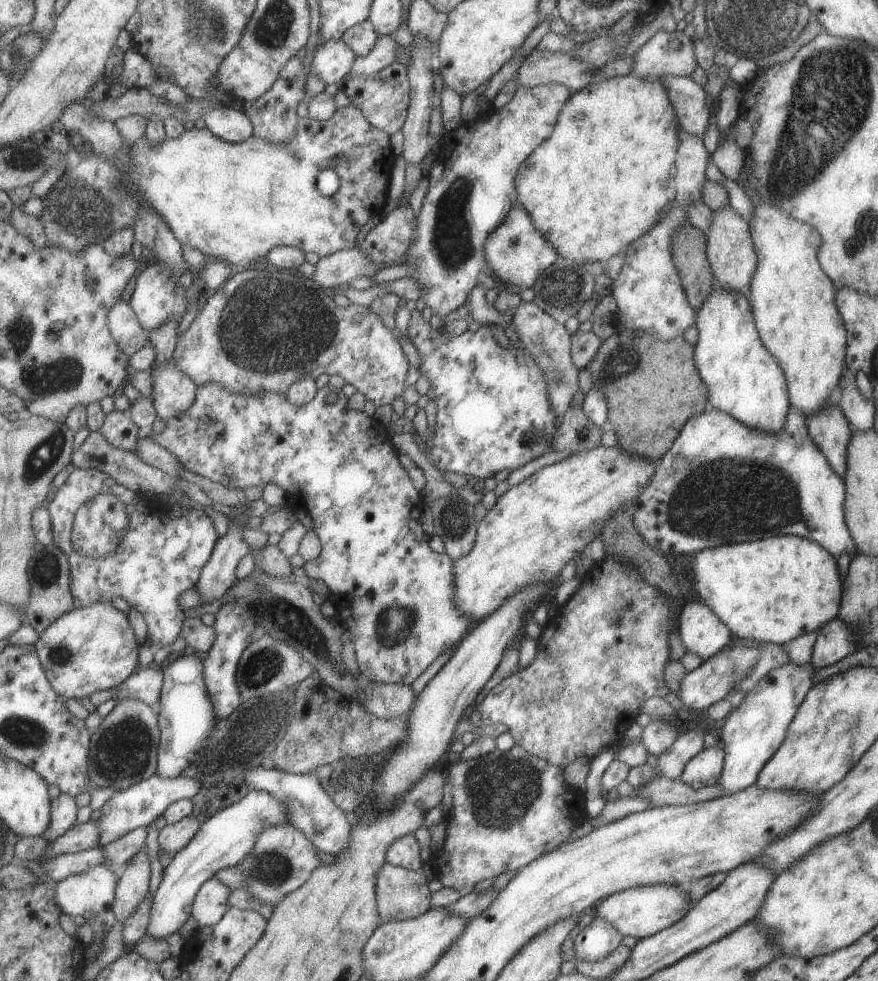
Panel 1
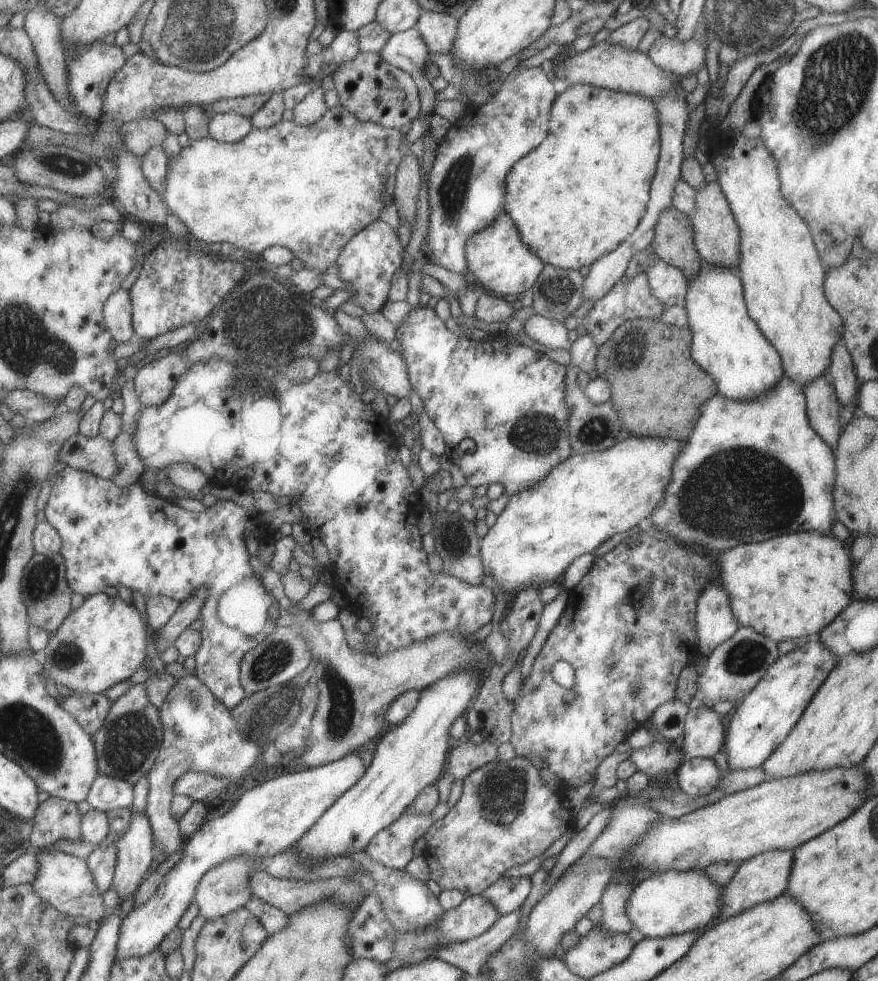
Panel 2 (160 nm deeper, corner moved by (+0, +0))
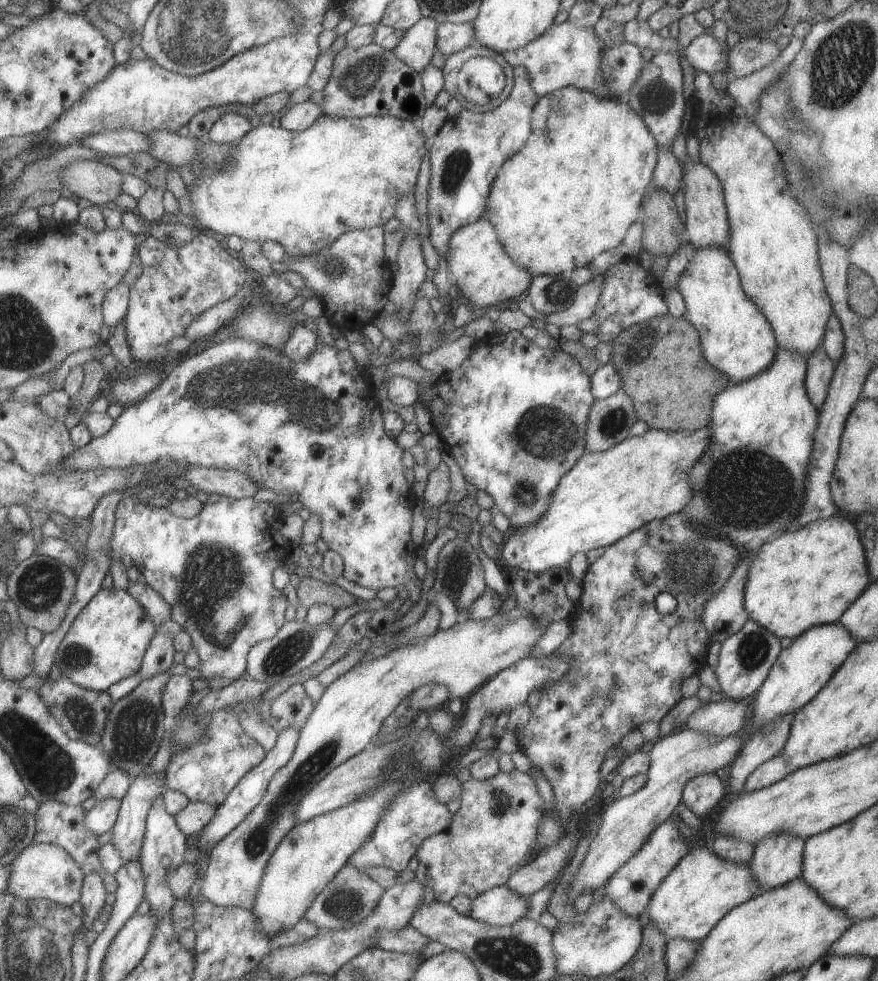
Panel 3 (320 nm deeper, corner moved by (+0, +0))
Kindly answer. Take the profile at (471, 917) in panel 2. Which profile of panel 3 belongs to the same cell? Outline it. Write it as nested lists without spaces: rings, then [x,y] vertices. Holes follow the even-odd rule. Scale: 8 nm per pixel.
[[[501,885],[490,888],[482,892],[479,896],[476,896],[471,901],[471,908],[468,916],[473,917],[475,920],[486,922],[488,925],[494,927],[502,927],[522,919],[526,916],[527,911],[528,898],[513,892],[510,888],[507,888],[507,885]]]

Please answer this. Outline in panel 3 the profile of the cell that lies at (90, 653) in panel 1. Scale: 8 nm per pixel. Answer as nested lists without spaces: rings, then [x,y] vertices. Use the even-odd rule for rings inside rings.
[[[103,588],[75,619],[58,648],[55,664],[73,682],[89,690],[105,691],[139,674],[146,652],[158,634],[156,627],[148,610],[128,590]]]

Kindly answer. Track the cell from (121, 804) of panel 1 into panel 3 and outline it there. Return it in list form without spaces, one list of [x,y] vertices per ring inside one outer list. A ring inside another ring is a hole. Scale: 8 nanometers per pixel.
[[[233,707],[214,710],[209,712],[209,718],[206,720],[206,735],[193,747],[183,750],[179,756],[173,758],[171,755],[166,784],[169,789],[184,792],[192,801],[205,801],[220,807],[240,780],[257,766],[257,752],[265,752],[265,749],[241,726]]]

